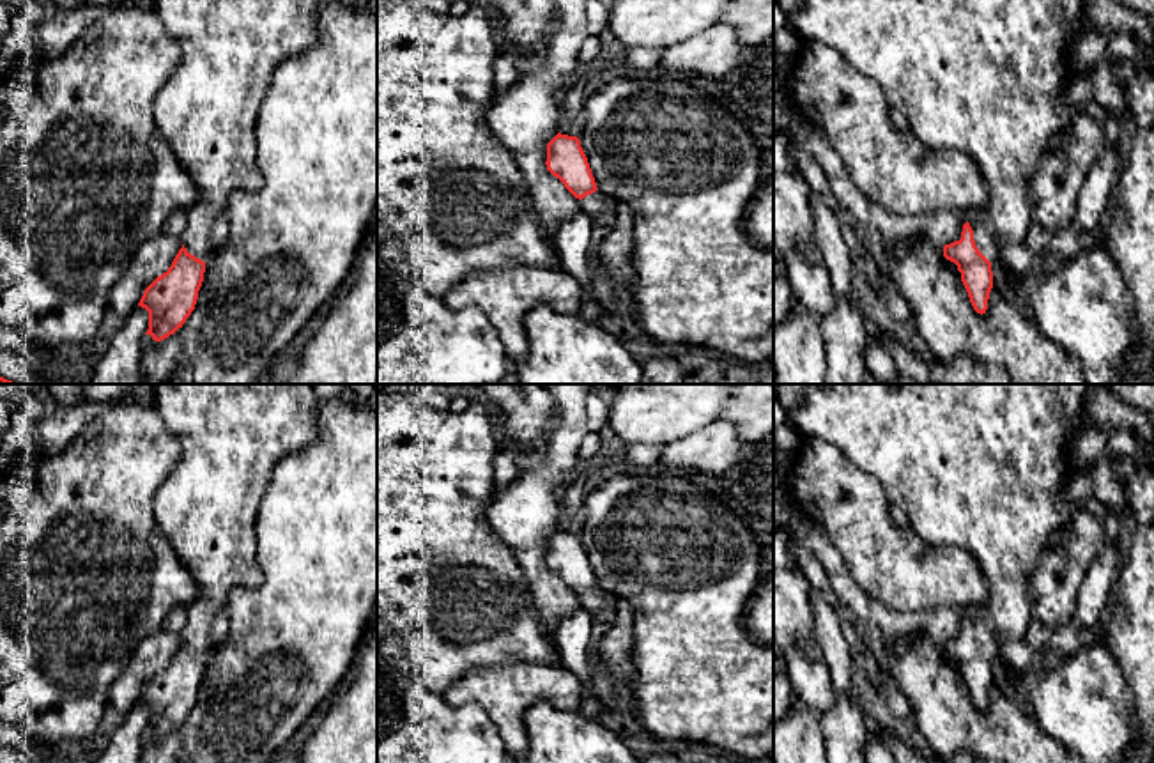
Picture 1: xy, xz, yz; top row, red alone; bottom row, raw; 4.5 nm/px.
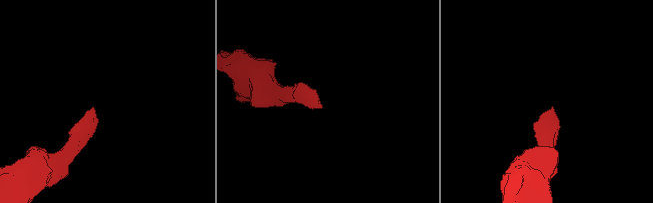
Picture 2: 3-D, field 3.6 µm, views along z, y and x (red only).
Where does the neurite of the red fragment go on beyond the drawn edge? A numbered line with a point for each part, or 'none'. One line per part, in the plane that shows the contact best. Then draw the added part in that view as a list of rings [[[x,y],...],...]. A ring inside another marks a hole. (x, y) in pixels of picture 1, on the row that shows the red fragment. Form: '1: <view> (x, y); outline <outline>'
1: yz (944, 64); outline [[[804,0],[791,16],[791,28],[796,35],[832,48],[844,62],[860,74],[876,83],[881,90],[889,110],[901,113],[908,124],[908,135],[927,149],[965,150],[982,175],[988,189],[988,204],[968,223],[973,230],[973,241],[979,251],[993,264],[1000,258],[1004,244],[1019,244],[1025,241],[1034,223],[1030,177],[1034,175],[1046,143],[1067,122],[1067,106],[1062,97],[1067,94],[1069,80],[1066,60],[1078,41],[1081,18],[1085,16],[1087,0]]]

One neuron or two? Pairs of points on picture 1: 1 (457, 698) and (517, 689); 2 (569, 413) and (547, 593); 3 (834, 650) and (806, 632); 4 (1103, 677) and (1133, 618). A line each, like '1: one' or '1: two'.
1: one
2: one
3: two
4: two

